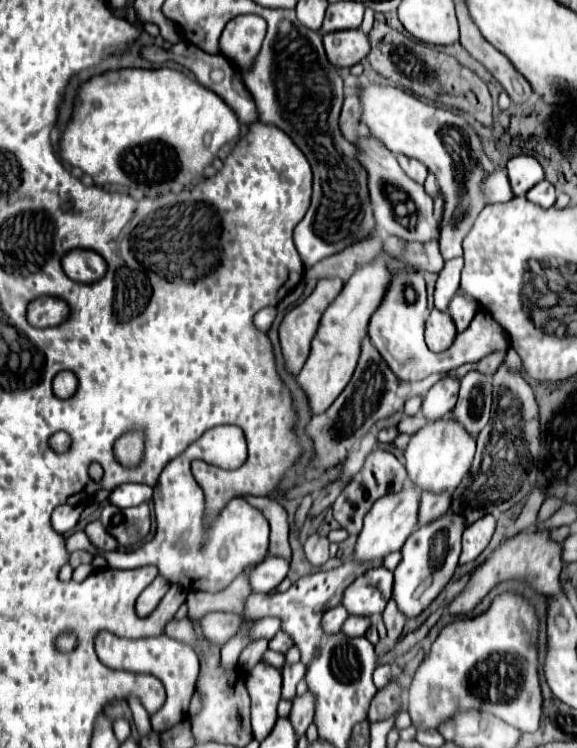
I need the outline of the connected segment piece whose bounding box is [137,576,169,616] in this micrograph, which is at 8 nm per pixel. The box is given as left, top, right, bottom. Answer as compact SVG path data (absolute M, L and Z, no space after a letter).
M157 576L151 582L151 586L137 598L137 614L147 616L151 610L155 610L155 606L159 604L159 600L165 596L167 590L169 590L169 580L163 576Z

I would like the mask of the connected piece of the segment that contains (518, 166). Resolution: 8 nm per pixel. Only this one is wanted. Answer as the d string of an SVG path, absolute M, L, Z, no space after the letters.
M515 156L507 162L509 182L515 196L527 194L535 184L539 184L545 174L541 164L533 156Z

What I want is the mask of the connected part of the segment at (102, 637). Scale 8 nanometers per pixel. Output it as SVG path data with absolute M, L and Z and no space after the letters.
M99 632L95 638L95 652L97 652L99 660L105 662L109 668L147 672L147 674L157 676L163 682L163 686L167 690L167 700L165 700L163 708L151 716L151 728L155 732L165 732L187 716L189 700L193 696L195 682L199 676L199 658L191 646L187 646L179 640L171 640L165 634L151 636L151 638L127 640L127 638L119 638L111 632Z

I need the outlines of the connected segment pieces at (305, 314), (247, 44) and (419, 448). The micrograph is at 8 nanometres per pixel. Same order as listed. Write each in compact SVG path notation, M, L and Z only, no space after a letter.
M331 278L331 280L319 280L313 294L309 298L305 298L299 306L295 306L293 310L289 310L281 322L281 330L279 330L279 342L281 342L281 352L283 352L283 360L285 360L285 368L289 374L297 376L309 356L309 348L311 348L311 340L317 332L321 314L325 312L325 308L335 300L335 296L341 292L343 288L343 280L341 278Z
M255 14L237 16L231 20L221 34L221 54L235 66L251 66L265 38L267 22Z
M443 418L435 424L425 424L417 434L411 436L409 446L405 448L405 468L409 474L409 480L419 492L453 492L463 476L467 476L471 460L475 454L475 440L455 424L455 420Z

